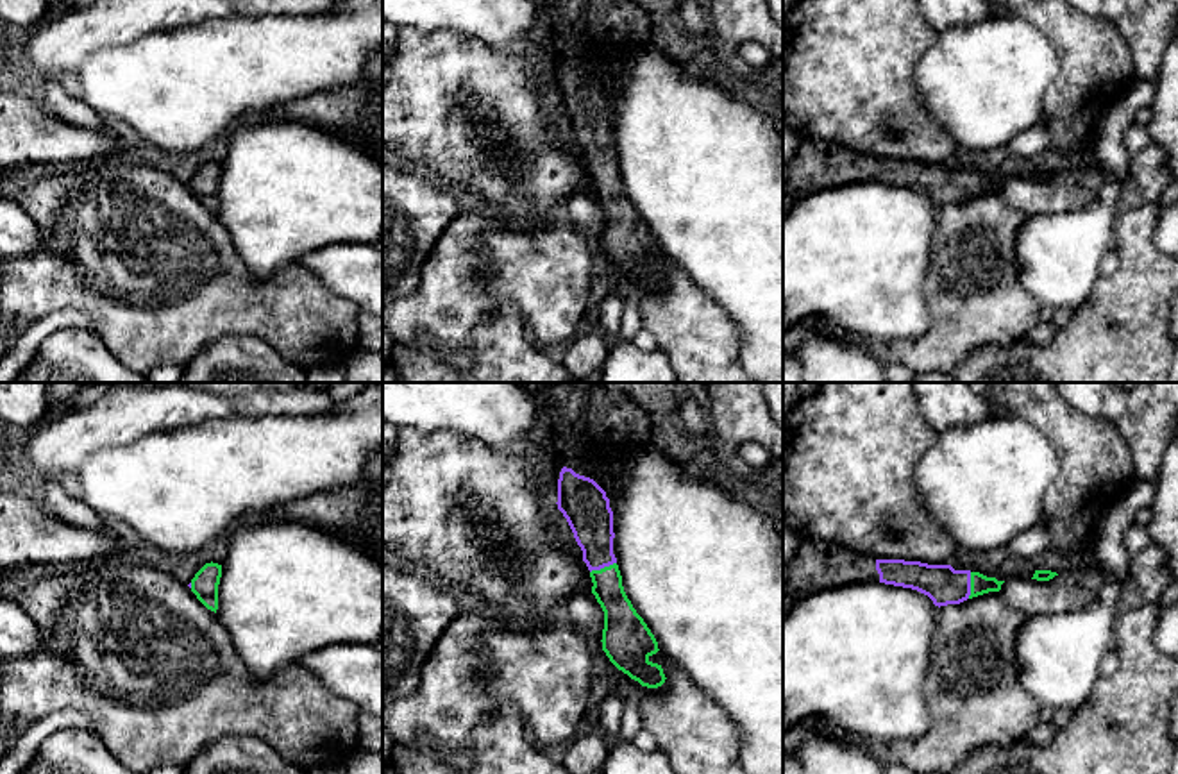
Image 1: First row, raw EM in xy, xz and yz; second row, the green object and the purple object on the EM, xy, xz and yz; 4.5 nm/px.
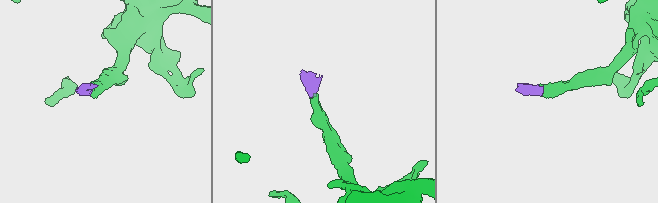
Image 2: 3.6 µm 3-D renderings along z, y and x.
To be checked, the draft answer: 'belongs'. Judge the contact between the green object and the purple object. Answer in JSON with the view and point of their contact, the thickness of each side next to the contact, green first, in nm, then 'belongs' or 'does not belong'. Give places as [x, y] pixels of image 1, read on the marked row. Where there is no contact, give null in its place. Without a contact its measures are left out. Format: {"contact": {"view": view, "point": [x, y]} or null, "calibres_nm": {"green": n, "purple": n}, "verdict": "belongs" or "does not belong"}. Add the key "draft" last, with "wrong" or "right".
{"contact": {"view": "xz", "point": [605, 567]}, "calibres_nm": {"green": 160, "purple": 200}, "verdict": "belongs", "draft": "right"}

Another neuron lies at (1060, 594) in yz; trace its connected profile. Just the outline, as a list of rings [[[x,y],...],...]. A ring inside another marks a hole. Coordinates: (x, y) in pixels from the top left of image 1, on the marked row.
[[[1055,576],[1049,581],[1010,577],[1001,585],[1003,599],[1022,615],[1078,611],[1092,606],[1099,595],[1074,576]]]

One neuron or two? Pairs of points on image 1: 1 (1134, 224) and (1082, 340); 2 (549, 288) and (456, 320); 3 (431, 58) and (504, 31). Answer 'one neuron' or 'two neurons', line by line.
1: one neuron
2: one neuron
3: two neurons

